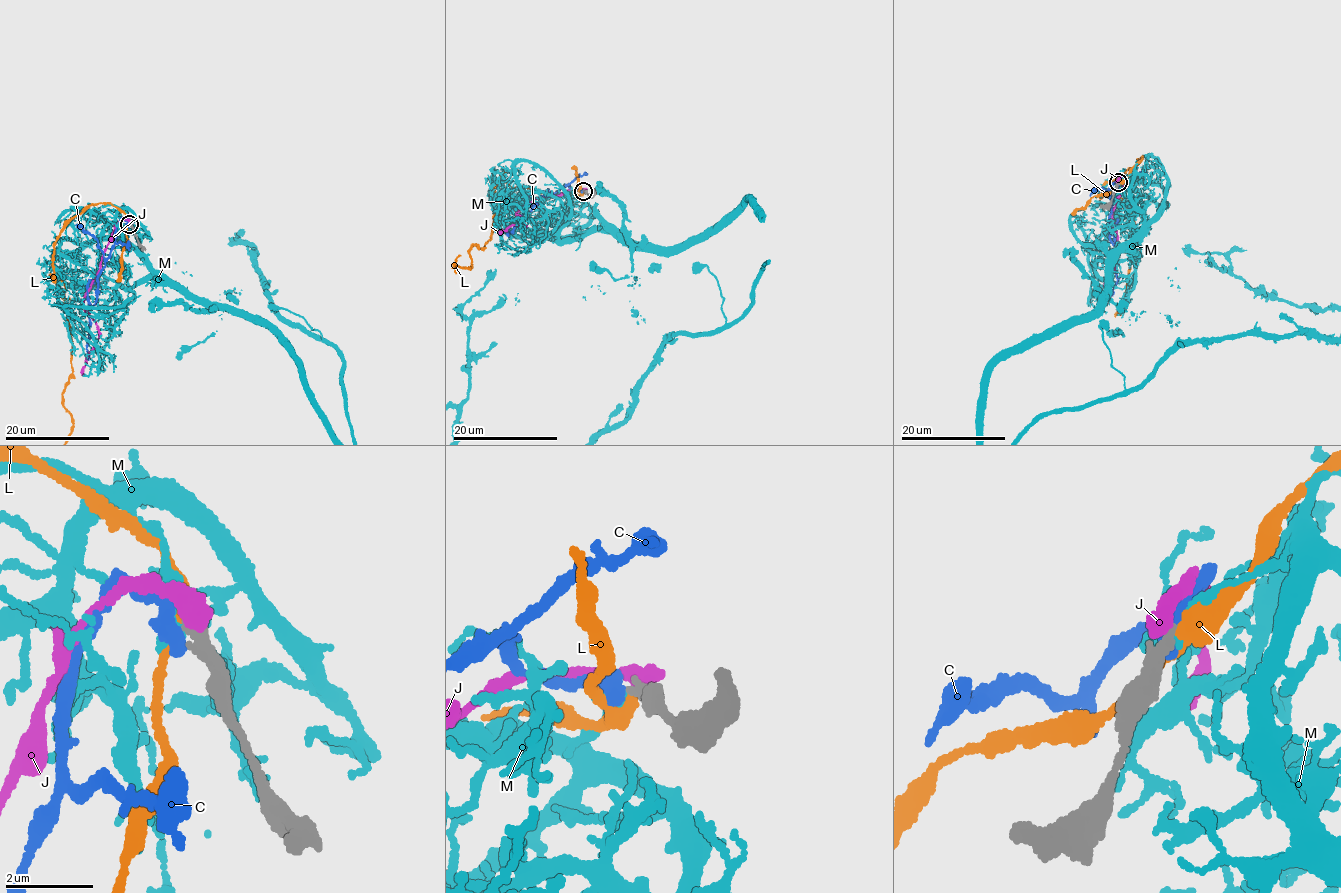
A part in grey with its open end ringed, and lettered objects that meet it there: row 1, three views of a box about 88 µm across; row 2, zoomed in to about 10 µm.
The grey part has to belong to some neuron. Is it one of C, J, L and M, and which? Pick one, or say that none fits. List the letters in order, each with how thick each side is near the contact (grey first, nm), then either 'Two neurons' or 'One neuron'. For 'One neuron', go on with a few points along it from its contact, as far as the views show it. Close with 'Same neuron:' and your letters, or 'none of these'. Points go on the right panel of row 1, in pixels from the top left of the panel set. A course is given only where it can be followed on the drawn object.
C: Thickness 300 nm (grey) against 460 nm. Two neurons
J: Thickness 280 nm (grey) against 480 nm. Two neurons
L: Thickness 280 nm (grey) against 400 nm. Two neurons
M: Thickness 300 nm (grey) against 260 nm. Two neurons
Same neuron: none of these

